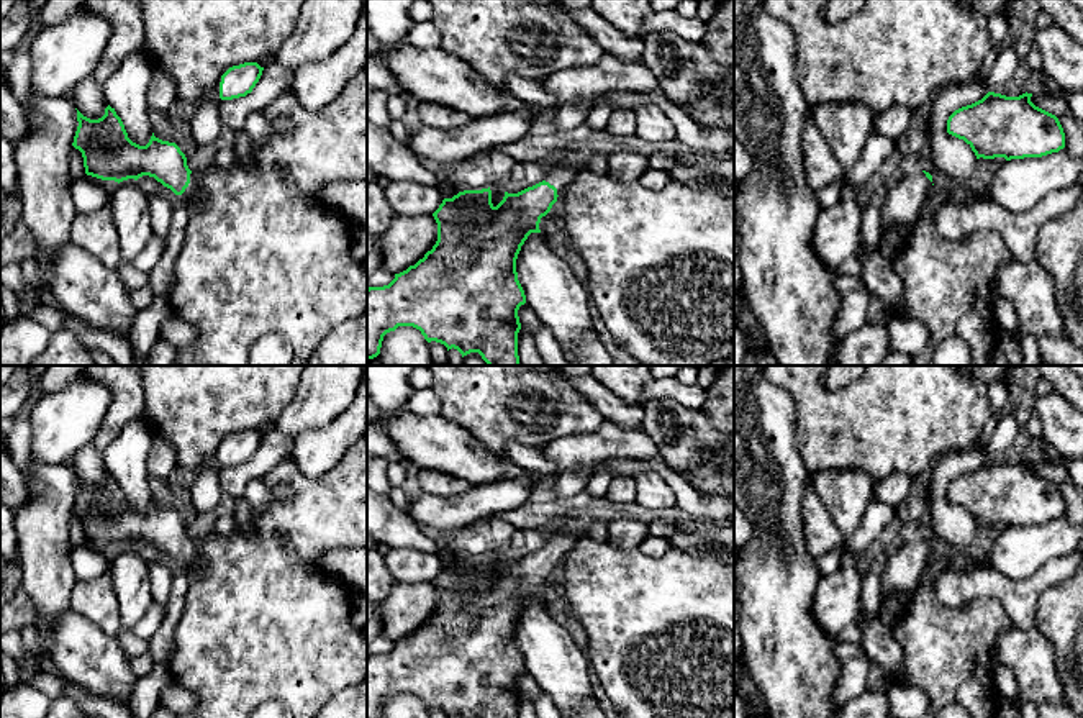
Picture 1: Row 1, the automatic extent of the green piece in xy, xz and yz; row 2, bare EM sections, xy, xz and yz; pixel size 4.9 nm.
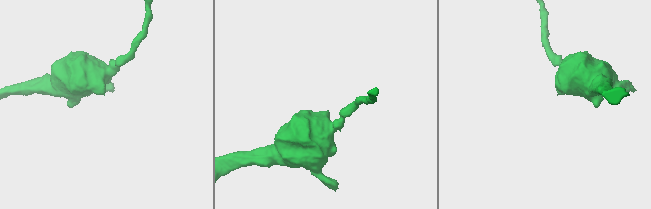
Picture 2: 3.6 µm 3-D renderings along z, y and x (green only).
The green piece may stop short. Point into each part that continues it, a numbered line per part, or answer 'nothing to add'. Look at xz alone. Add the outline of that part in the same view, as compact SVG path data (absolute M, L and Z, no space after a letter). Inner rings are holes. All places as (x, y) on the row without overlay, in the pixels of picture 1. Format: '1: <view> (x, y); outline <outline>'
1: xz (559, 541); outline M560 525L547 531L544 548L557 556L557 562L562 562L575 543L577 538Z

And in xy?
1: xy (190, 561); outline M190 541L190 551L185 556L185 559L179 562L179 566L185 569L187 572L190 572L192 569L197 567L198 561L200 561L198 544L195 541Z

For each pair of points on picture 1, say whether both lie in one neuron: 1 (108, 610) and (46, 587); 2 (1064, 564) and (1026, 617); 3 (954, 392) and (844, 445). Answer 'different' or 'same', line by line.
1: different
2: same
3: same

